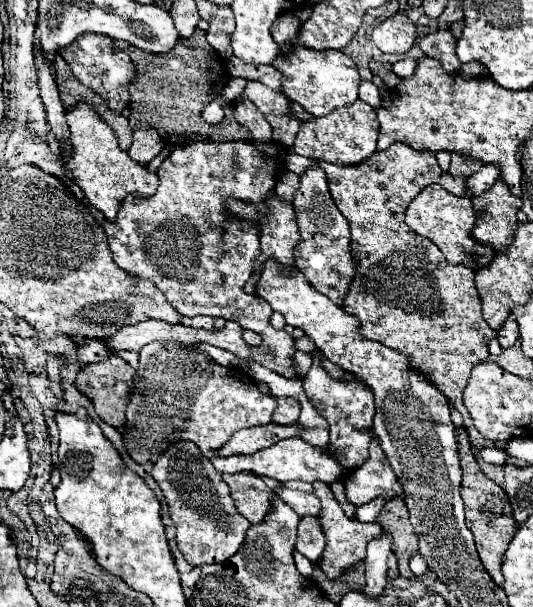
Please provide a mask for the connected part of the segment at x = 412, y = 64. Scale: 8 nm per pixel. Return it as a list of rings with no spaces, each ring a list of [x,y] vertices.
[[[404,58],[404,60],[398,60],[392,70],[400,76],[400,78],[410,78],[414,72],[416,72],[416,58]]]

